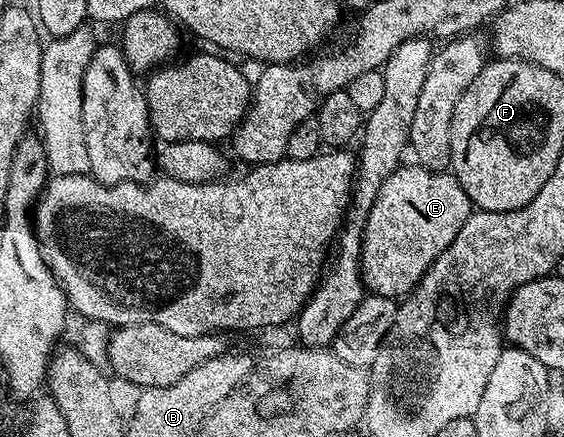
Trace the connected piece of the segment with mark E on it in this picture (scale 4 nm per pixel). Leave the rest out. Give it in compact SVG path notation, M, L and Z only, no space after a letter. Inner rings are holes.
M401 164L381 184L381 192L377 192L377 200L373 200L373 208L369 212L369 220L363 233L363 251L359 257L359 268L363 272L363 285L370 293L380 294L386 298L402 299L411 293L425 276L425 272L453 244L453 236L461 232L461 224L473 212L469 196L465 196L465 188L450 172L426 170L418 164Z

